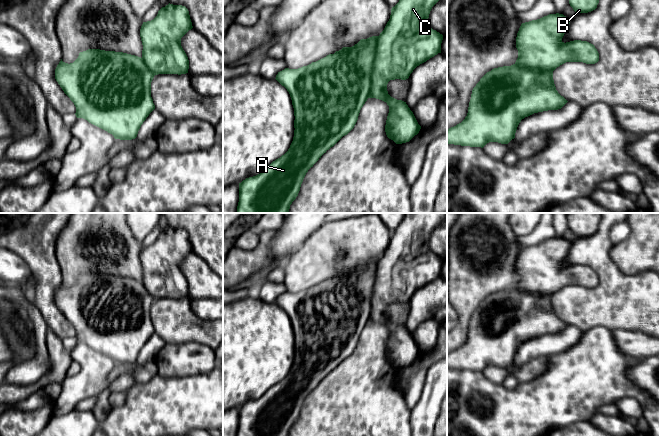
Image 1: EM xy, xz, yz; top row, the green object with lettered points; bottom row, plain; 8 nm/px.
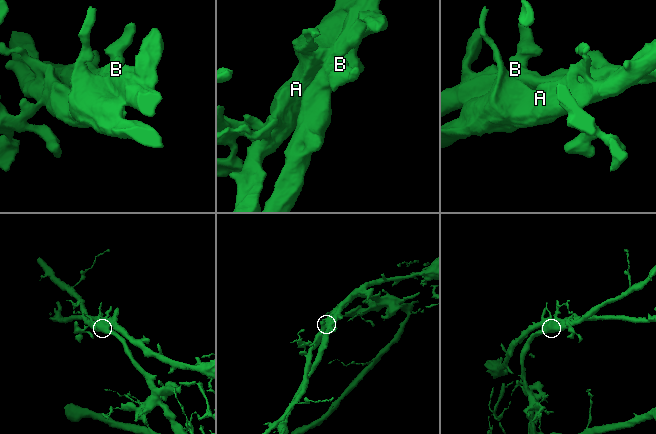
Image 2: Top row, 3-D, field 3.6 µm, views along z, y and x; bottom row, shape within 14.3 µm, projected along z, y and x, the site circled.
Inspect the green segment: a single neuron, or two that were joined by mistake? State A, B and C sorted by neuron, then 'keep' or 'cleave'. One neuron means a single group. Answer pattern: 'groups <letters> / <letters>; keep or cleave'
groups A / B C; cleave

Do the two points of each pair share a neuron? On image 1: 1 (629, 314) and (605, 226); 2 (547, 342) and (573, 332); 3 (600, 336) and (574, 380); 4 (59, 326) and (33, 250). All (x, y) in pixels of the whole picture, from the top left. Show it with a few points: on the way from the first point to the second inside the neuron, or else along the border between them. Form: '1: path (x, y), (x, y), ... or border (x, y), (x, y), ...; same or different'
1: path (616, 292), (603, 258), (603, 248); same
2: path (553, 342), (561, 342), (567, 338); same
3: path (597, 347), (595, 359), (585, 369); same
4: path (47, 307), (45, 303), (45, 269); same

